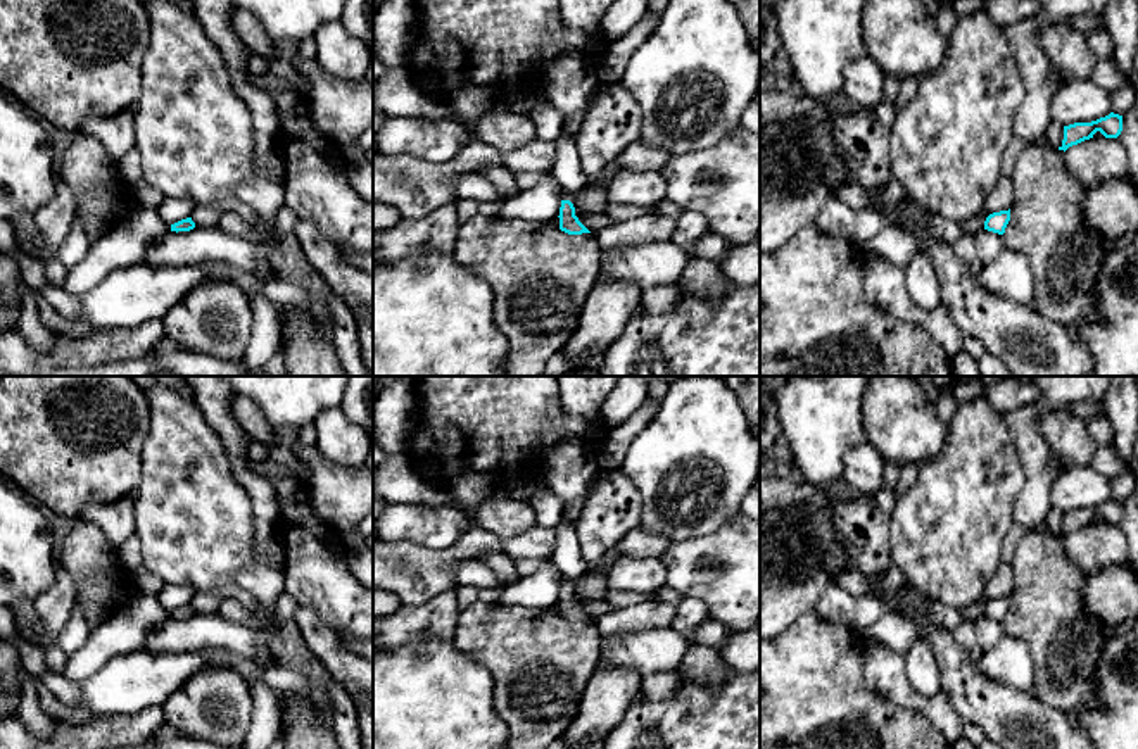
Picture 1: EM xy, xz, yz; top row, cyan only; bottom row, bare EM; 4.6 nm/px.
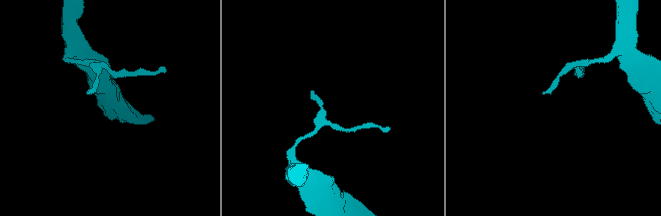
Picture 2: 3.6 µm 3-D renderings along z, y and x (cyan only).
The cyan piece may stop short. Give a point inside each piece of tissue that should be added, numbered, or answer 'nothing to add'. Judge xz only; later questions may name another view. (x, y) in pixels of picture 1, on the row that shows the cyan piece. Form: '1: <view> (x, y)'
nothing to add

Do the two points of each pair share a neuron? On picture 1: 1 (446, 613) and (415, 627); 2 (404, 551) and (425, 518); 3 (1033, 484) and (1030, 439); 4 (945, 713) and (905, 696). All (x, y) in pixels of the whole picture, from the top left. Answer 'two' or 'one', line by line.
1: one
2: two
3: one
4: one

